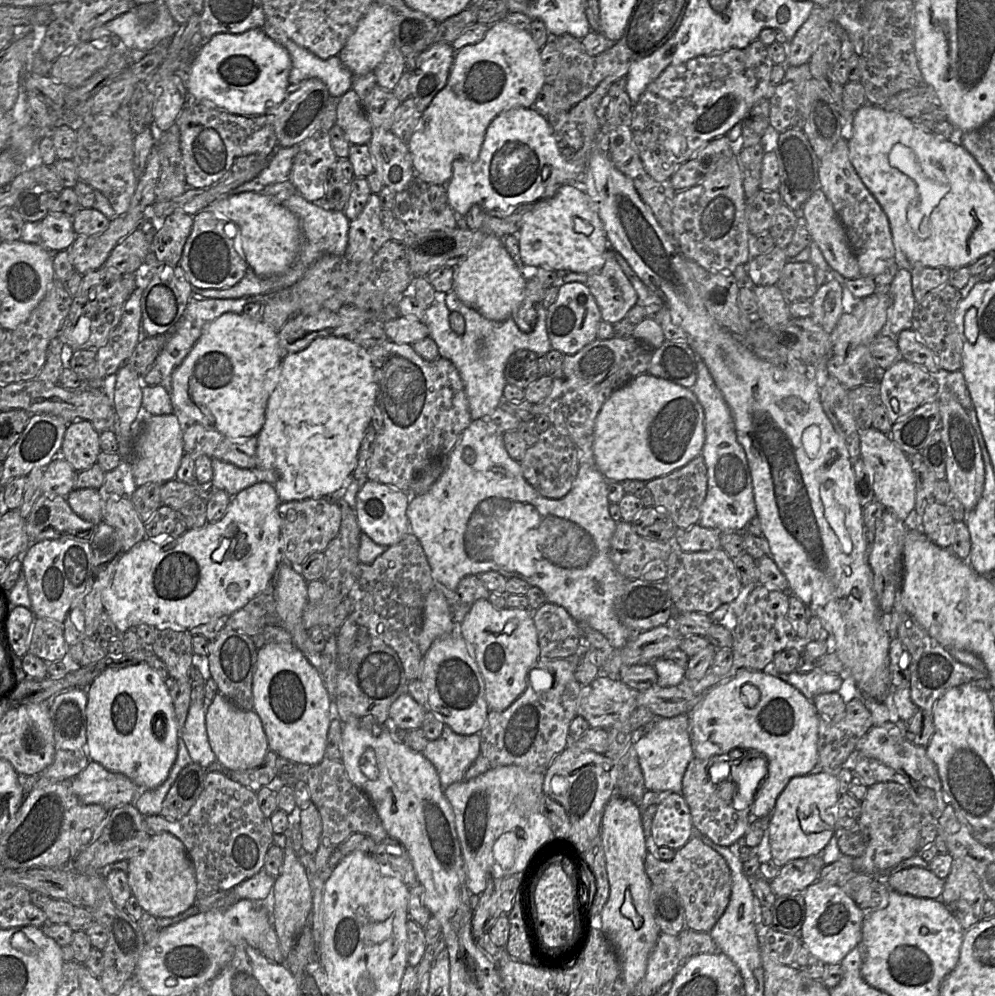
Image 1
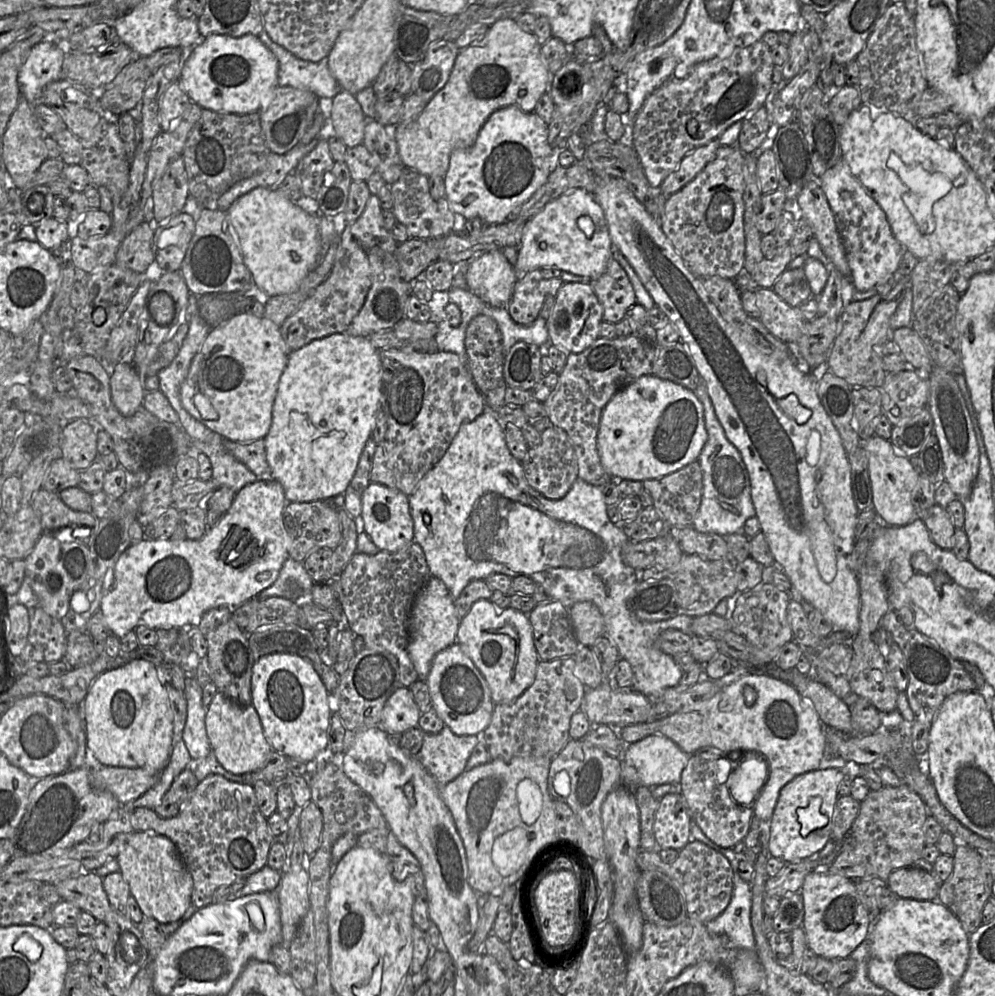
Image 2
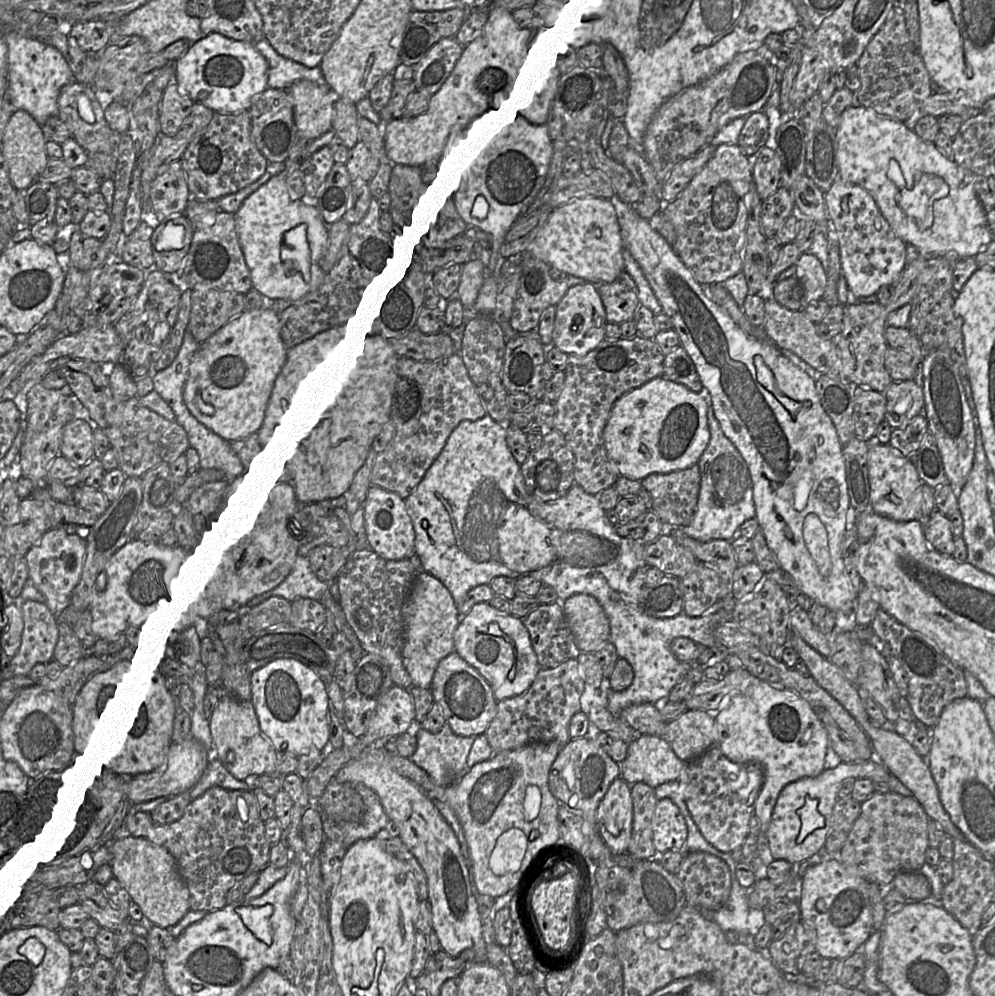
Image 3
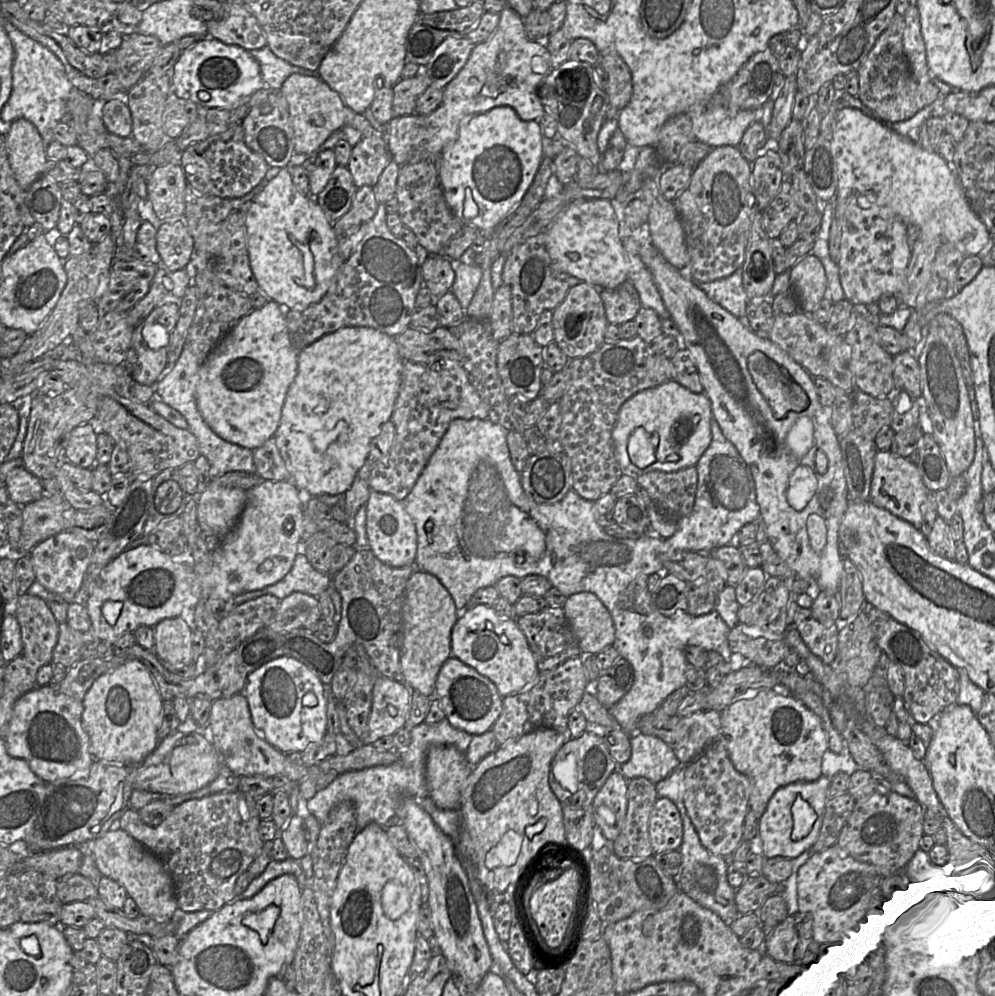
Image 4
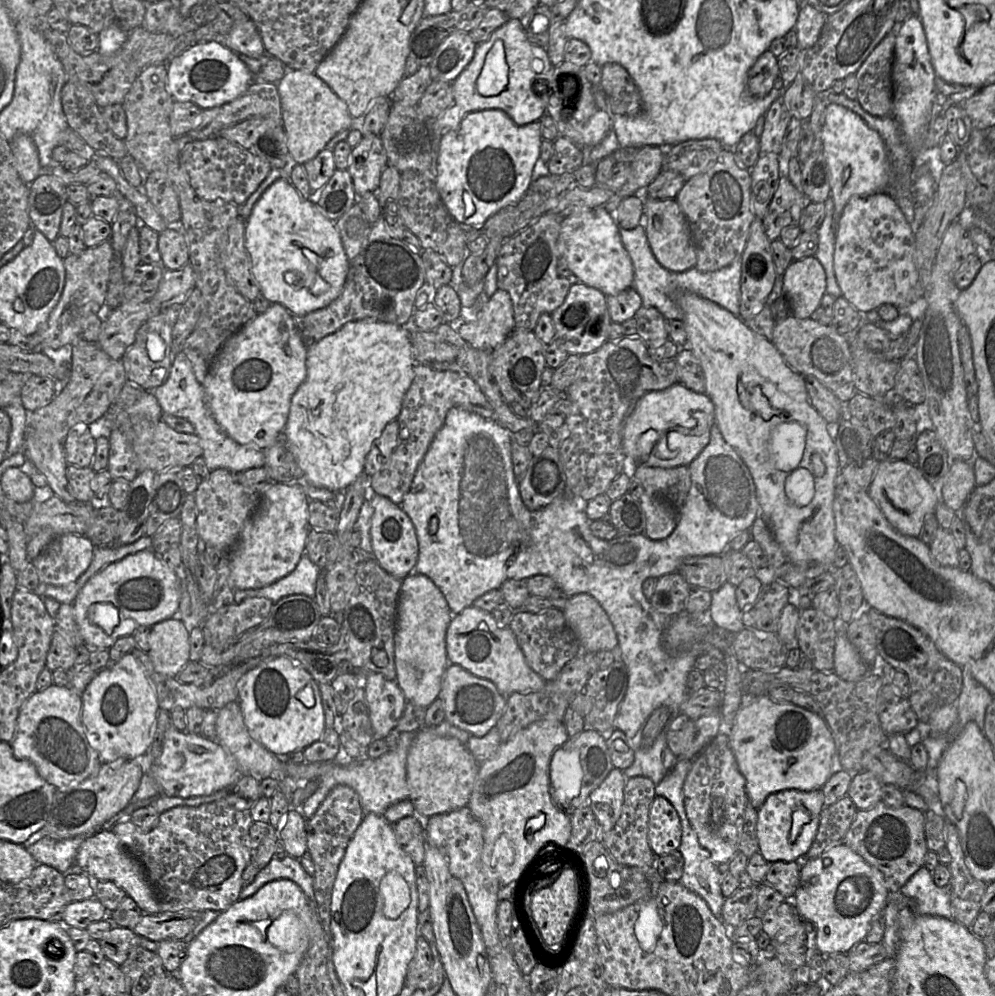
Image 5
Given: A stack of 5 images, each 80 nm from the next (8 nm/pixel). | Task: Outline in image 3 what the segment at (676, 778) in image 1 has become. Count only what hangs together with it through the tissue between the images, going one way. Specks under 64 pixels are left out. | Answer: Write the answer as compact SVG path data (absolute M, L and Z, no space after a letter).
M638 734L628 744L627 757L620 764L621 777L629 785L642 782L655 789L678 780L684 764L664 738Z

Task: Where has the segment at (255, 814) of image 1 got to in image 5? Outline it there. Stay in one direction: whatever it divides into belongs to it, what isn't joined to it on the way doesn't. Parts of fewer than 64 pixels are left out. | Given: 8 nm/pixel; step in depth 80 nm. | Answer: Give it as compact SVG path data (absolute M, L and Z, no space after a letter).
M218 800L200 806L177 806L168 811L160 814L158 825L149 832L142 832L131 820L126 822L119 822L116 824L112 831L119 838L126 850L134 856L144 867L147 879L153 888L155 896L160 904L161 912L178 912L181 910L193 910L193 911L225 911L237 900L243 889L242 874L244 869L248 866L253 859L253 852L250 848L249 830L254 823L250 810L239 810L234 806L227 803L225 800Z

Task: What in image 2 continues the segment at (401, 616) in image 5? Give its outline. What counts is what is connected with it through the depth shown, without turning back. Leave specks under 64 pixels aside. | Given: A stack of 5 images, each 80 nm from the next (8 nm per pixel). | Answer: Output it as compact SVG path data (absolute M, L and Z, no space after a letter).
M431 576L416 596L408 617L408 655L418 674L419 680L426 681L436 654L456 642L460 620L457 617L454 599L446 585Z

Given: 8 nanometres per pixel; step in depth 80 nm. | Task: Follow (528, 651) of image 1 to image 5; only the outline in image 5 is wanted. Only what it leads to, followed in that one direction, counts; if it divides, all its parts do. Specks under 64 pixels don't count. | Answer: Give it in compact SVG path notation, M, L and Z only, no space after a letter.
M474 606L453 616L446 631L446 652L449 664L459 665L472 675L491 681L503 696L538 692L545 687L546 680L528 666L509 626L498 627L491 613Z

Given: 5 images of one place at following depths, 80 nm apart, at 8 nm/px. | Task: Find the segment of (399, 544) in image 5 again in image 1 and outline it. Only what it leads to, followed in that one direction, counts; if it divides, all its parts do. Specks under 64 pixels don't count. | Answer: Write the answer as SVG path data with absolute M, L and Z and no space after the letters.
M368 480L356 496L356 516L361 531L378 545L391 547L401 542L409 533L407 507L410 495L385 484Z

